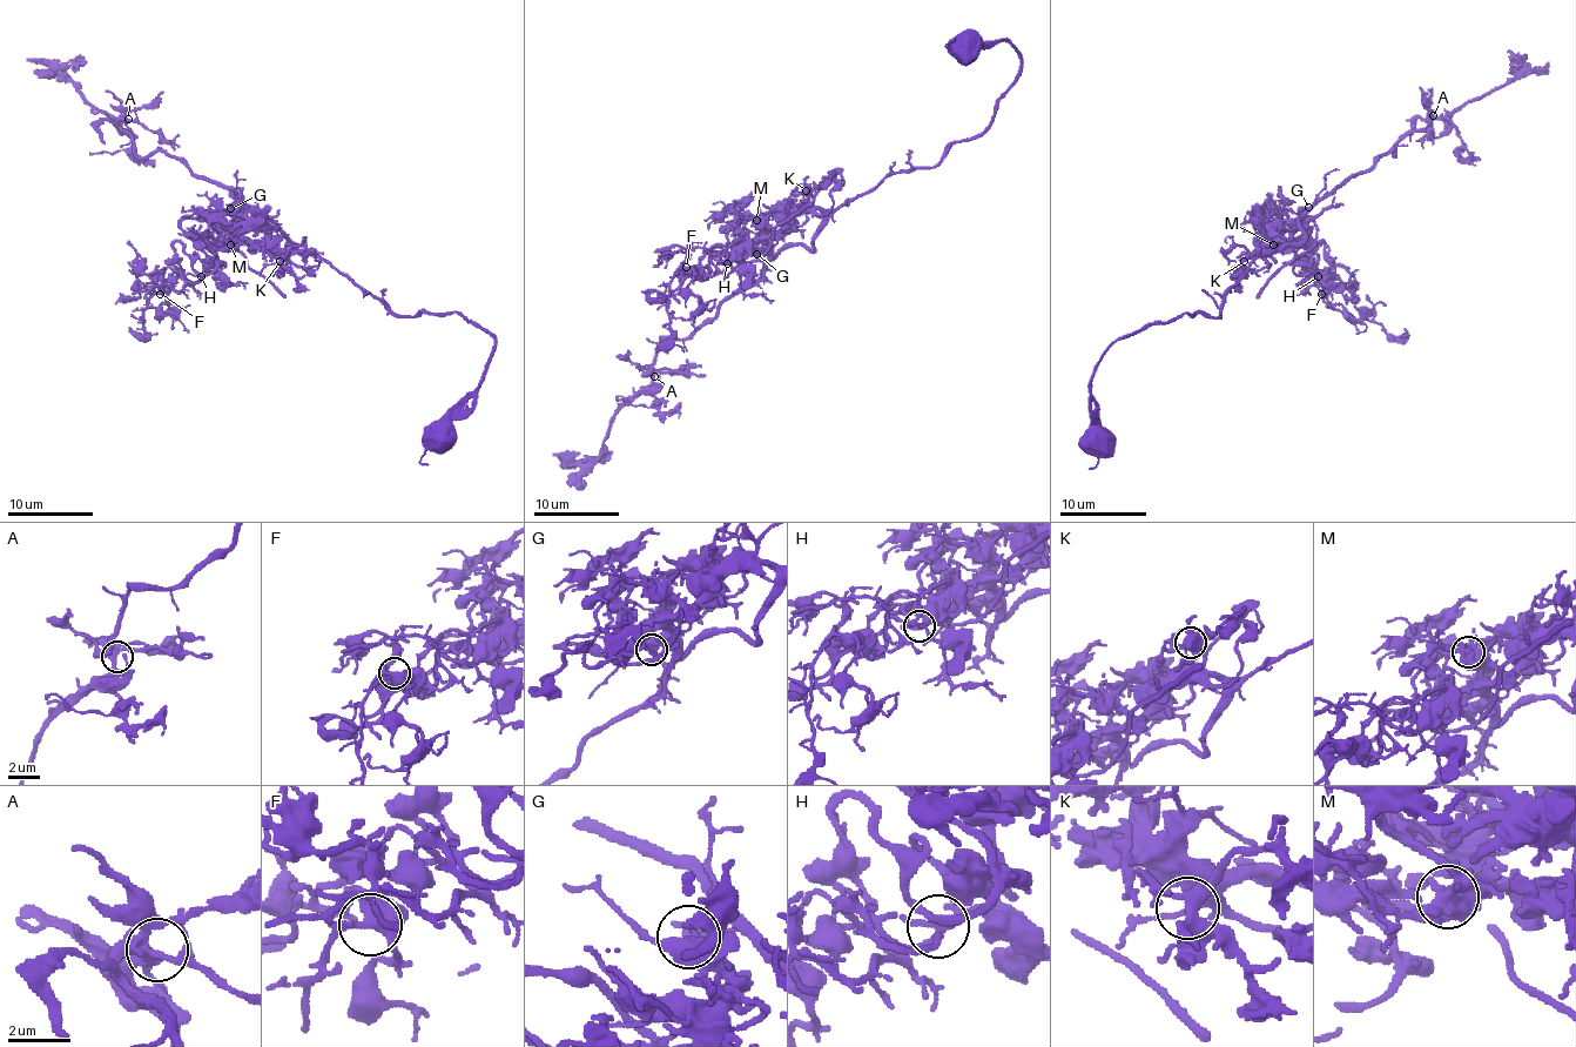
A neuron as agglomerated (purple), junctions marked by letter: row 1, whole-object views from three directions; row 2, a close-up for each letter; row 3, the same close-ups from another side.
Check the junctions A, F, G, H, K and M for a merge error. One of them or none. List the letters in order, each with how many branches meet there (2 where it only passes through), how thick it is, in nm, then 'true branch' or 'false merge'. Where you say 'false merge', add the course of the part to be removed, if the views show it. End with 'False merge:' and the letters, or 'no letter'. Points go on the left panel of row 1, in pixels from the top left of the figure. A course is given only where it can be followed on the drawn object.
A: 4 | 300 nm | true branch
F: 3 | 440 nm | true branch
G: 4 | 400 nm | true branch
H: 4 | 220 nm | true branch
K: 4 | 360 nm | true branch
M: 5 | 460 nm | false merge | (230, 245), (209, 245), (220, 245), (214, 270), (199, 281), (160, 276), (143, 321), (146, 336), (159, 334)
False merge: M

